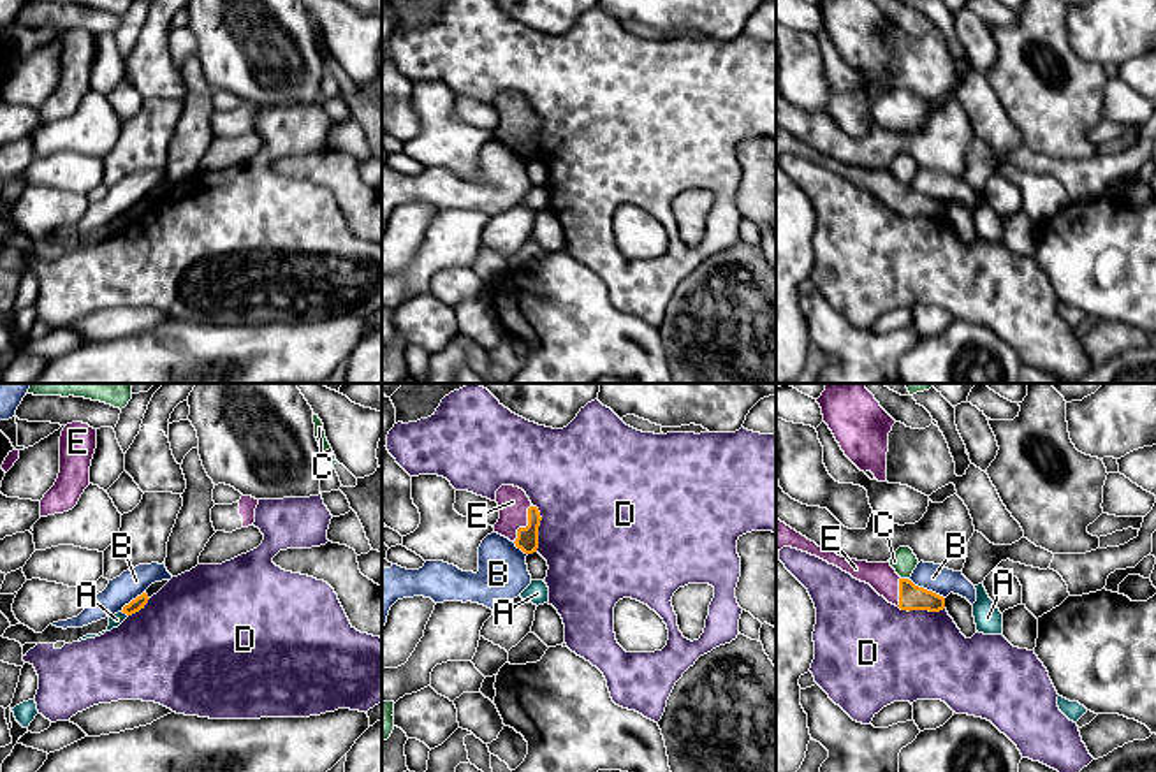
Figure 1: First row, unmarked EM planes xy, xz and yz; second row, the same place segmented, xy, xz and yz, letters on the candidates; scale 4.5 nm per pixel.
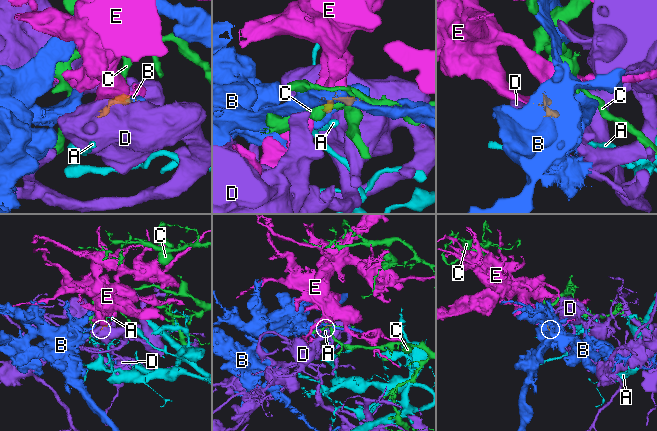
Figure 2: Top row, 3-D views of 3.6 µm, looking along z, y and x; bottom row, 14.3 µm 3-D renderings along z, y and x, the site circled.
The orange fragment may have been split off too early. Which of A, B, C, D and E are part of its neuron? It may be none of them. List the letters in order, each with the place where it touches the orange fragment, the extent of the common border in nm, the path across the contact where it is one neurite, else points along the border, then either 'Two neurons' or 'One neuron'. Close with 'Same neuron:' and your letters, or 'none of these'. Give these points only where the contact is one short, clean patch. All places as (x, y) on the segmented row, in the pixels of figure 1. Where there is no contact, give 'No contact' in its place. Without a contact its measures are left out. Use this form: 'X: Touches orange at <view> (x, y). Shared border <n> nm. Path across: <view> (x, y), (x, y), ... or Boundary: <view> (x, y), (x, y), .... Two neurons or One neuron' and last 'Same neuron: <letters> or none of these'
A: Touches orange at xy (125, 612). Shared border 40 nm. Boundary: xy (122, 611), (127, 616). Two neurons
B: Touches orange at yz (926, 589). Shared border 180 nm. Two neurons
C: Touches orange at yz (905, 579). Shared border 40 nm. Boundary: yz (901, 577), (908, 581). Two neurons
D: Touches orange at xz (537, 528). Shared border 220 nm. Two neurons
E: Touches orange at xz (526, 526). Shared border 190 nm. One neuron
Same neuron: E

